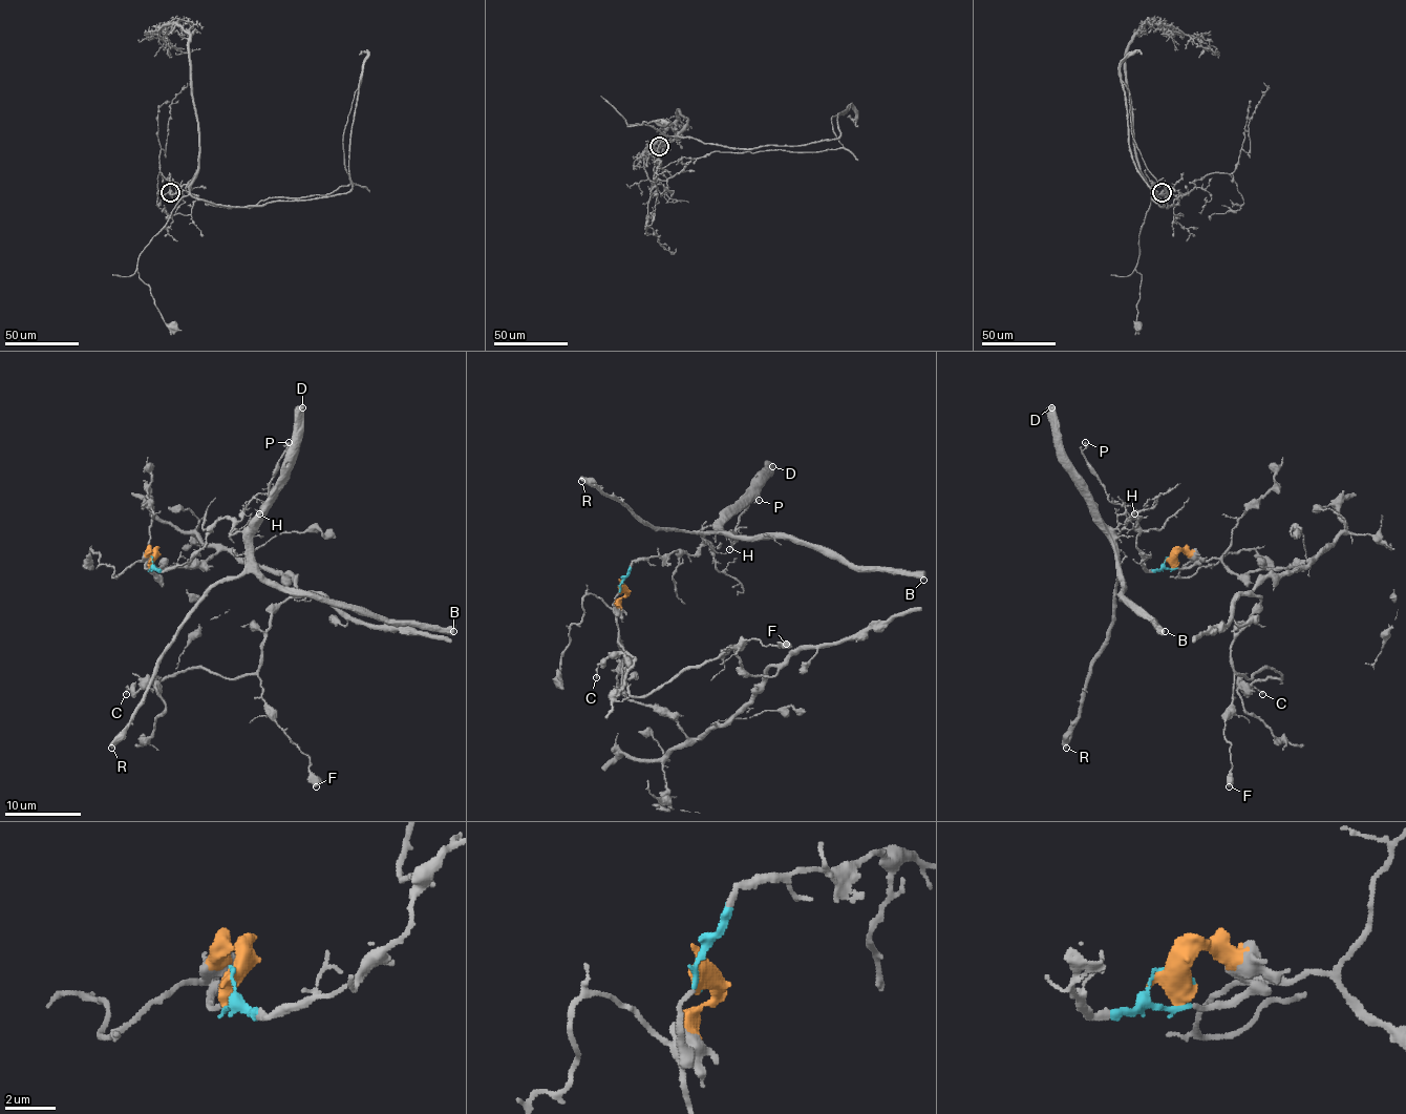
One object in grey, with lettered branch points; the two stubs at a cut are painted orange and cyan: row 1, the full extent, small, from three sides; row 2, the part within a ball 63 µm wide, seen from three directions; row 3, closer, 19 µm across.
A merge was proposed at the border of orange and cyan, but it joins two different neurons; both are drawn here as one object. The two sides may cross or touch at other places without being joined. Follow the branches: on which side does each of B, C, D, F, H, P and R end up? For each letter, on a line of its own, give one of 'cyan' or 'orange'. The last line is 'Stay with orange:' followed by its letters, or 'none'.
B: cyan
C: orange
D: cyan
F: orange
H: cyan
P: cyan
R: cyan
Stay with orange: C, F

